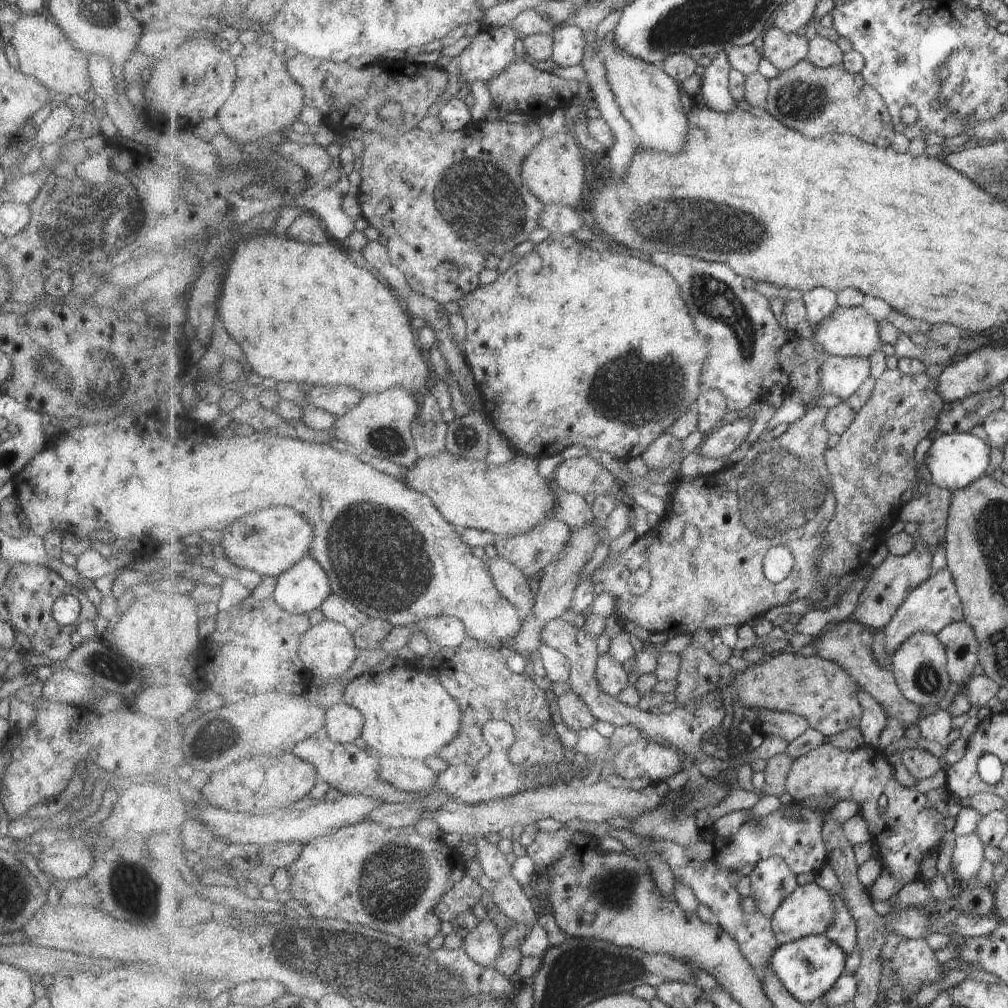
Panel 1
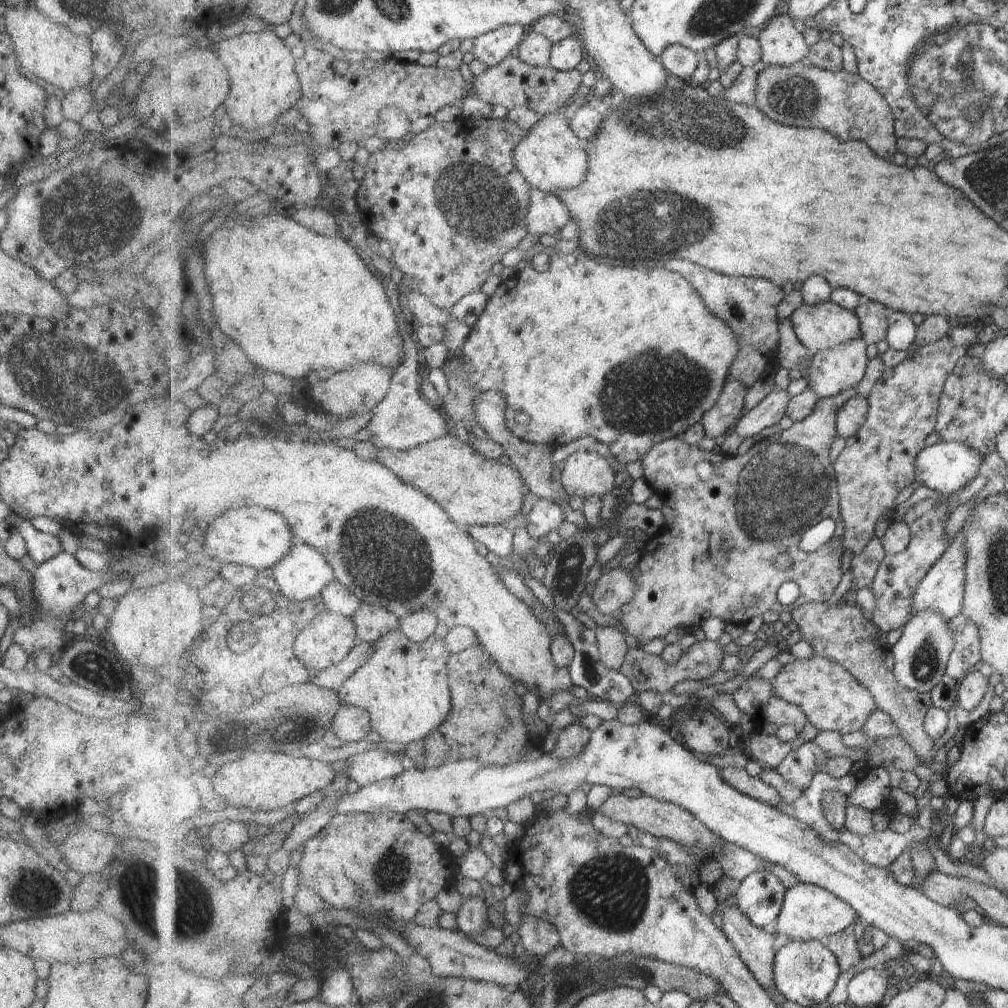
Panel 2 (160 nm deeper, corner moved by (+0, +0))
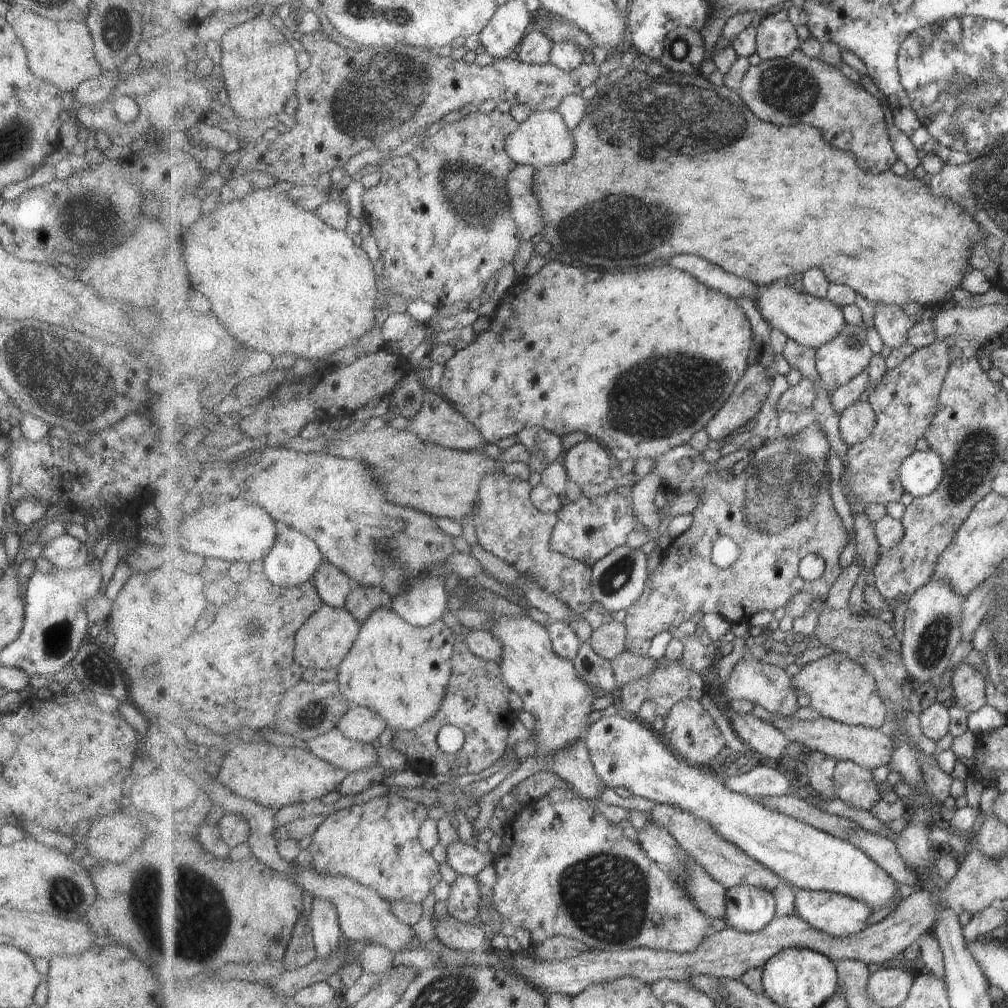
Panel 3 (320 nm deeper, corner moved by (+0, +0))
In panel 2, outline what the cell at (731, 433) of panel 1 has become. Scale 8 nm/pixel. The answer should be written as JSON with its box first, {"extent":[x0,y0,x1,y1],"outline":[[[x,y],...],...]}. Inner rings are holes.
{"extent":[735,390,791,438],"outline":[[[773,390],[755,408],[747,411],[737,422],[735,431],[745,438],[761,434],[765,428],[779,424],[789,408],[791,394],[785,390]]]}

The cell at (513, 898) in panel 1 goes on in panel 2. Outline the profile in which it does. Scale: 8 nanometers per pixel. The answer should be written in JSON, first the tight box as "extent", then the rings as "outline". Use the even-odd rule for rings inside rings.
{"extent":[517,917,563,957],"outline":[[[535,917],[521,918],[517,936],[526,950],[538,957],[547,956],[549,952],[563,946],[558,928],[551,922]]]}

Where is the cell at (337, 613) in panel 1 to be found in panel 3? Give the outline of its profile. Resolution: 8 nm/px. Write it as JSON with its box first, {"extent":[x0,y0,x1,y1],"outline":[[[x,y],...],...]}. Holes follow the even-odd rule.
{"extent":[312,560,354,608],"outline":[[[327,560],[316,572],[312,582],[325,603],[341,608],[346,606],[354,584],[354,580],[345,571]]]}

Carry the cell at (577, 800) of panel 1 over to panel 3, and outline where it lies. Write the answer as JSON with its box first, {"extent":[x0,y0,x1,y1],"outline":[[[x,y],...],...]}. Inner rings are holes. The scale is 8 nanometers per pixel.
{"extent":[647,804,782,892],"outline":[[[658,804],[652,811],[647,812],[647,821],[662,824],[677,840],[682,848],[695,860],[703,865],[707,872],[727,890],[741,885],[762,887],[773,892],[782,882],[782,878],[769,870],[762,862],[751,858],[742,848],[734,845],[722,834],[704,820],[673,805]]]}

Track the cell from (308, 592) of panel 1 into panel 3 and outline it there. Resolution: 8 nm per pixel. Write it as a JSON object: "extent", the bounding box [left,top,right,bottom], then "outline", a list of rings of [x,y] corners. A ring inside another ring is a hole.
{"extent":[262,521,325,589],"outline":[[[276,521],[276,523],[278,535],[272,549],[262,560],[263,572],[266,573],[273,584],[284,589],[294,589],[313,581],[316,572],[325,562],[325,555],[321,552],[320,546],[289,523],[281,521]]]}

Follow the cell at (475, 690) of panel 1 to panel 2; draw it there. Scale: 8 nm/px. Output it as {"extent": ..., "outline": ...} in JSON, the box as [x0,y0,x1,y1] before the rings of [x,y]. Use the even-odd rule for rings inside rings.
{"extent":[404,644,542,771],"outline":[[[479,644],[460,653],[452,653],[448,664],[453,712],[449,722],[431,738],[404,748],[416,768],[424,771],[465,759],[481,760],[489,765],[509,766],[523,760],[527,752],[541,746],[542,736],[529,738],[521,720],[521,698],[515,692],[515,681],[507,676],[496,660]]]}

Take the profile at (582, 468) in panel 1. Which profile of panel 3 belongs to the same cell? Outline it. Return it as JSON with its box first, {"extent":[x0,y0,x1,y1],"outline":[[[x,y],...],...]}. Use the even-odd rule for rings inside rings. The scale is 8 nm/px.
{"extent":[561,439,615,486],"outline":[[[587,439],[565,451],[561,460],[568,478],[577,486],[603,484],[611,476],[615,459],[596,439]]]}

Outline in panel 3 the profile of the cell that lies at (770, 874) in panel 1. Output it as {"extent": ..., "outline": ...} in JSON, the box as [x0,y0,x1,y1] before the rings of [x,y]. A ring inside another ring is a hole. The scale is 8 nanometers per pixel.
{"extent":[727,885,777,933],"outline":[[[741,885],[727,890],[727,927],[744,933],[761,932],[776,918],[777,904],[771,891],[762,887]]]}

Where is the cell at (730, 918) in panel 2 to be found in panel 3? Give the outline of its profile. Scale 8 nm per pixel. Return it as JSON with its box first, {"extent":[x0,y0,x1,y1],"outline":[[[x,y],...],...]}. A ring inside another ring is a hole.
{"extent":[637,821,727,920],"outline":[[[647,821],[645,826],[637,832],[637,841],[654,861],[668,869],[669,872],[678,874],[685,881],[686,888],[699,909],[712,919],[725,920],[727,889],[720,882],[717,882],[717,879],[714,879],[703,865],[693,860],[662,824]]]}

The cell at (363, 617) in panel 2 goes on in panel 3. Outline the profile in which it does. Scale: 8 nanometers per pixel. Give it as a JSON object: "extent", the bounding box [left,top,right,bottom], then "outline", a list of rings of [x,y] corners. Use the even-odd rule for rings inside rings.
{"extent":[345,584,392,623],"outline":[[[353,584],[345,608],[361,623],[379,607],[392,608],[392,598],[387,591],[371,585]]]}

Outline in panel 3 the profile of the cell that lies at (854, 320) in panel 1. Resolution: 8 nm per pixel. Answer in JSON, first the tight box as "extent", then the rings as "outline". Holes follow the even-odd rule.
{"extent":[754,281,847,349],"outline":[[[777,281],[760,285],[754,302],[771,328],[780,330],[788,339],[806,347],[816,349],[828,340],[835,338],[847,324],[842,307],[833,304],[828,298],[820,299],[809,293],[797,293],[793,285]]]}

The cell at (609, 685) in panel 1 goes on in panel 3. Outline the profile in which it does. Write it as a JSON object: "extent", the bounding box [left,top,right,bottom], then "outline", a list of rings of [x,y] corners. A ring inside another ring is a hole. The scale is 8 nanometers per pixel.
{"extent":[589,617,627,661],"outline":[[[607,617],[600,627],[592,631],[589,642],[594,646],[597,654],[612,661],[626,650],[627,637],[624,623]]]}

